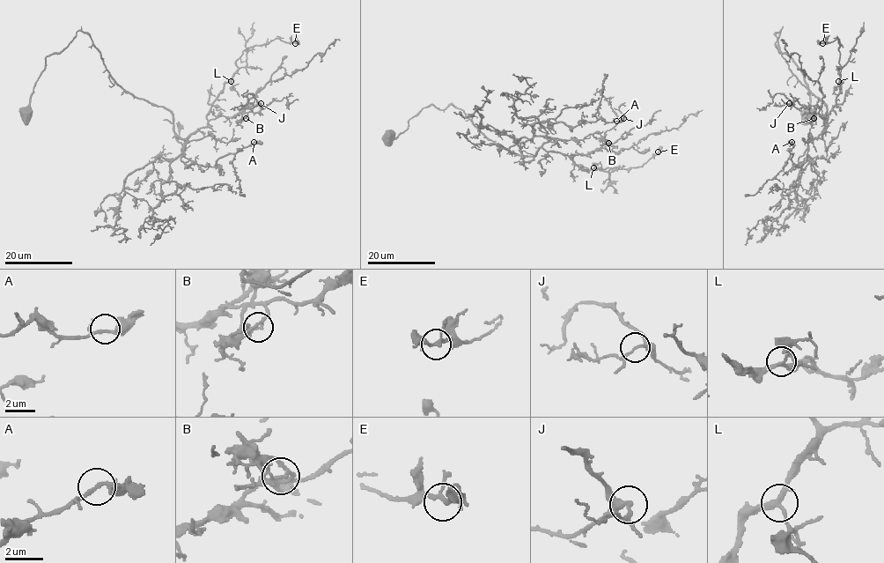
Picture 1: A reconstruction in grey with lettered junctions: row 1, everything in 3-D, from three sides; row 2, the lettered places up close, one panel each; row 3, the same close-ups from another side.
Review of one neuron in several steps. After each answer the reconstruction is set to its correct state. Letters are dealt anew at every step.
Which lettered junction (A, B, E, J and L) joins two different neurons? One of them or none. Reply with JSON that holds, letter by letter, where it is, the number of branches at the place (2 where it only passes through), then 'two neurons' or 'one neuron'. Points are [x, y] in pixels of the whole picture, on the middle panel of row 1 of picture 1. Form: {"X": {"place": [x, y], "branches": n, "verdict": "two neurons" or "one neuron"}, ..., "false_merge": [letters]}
{"A": {"place": [616, 121], "branches": 3, "verdict": "one neuron"}, "B": {"place": [608, 143], "branches": 3, "verdict": "two neurons"}, "E": {"place": [658, 151], "branches": 3, "verdict": "one neuron"}, "J": {"place": [623, 118], "branches": 3, "verdict": "one neuron"}, "L": {"place": [593, 167], "branches": 3, "verdict": "one neuron"}, "false_merge": ["B"]}

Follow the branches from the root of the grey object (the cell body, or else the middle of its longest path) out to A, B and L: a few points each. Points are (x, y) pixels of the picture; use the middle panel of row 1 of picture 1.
A: (388, 136), (401, 133), (423, 108), (451, 104), (499, 146), (534, 156), (549, 139), (544, 127), (616, 121)
B: (388, 136), (401, 133), (423, 108), (451, 104), (519, 155), (540, 147), (588, 154), (607, 143)
L: (388, 136), (401, 133), (423, 108), (451, 104), (501, 147), (532, 156), (542, 147), (593, 167)

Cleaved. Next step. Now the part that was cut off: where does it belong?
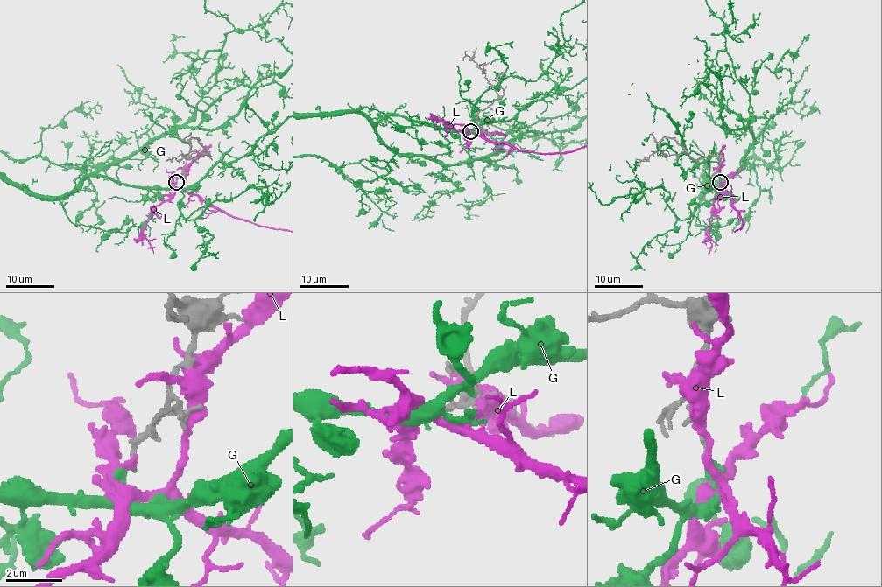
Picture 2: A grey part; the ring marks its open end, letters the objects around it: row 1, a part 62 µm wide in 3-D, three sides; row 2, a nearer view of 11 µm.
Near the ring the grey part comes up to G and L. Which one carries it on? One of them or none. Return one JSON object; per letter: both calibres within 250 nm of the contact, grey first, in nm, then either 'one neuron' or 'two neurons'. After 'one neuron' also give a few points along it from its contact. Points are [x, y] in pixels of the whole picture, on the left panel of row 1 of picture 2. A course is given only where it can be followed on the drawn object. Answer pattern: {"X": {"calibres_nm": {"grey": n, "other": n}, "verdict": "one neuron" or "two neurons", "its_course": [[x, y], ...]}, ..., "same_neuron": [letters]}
{"G": {"calibres_nm": {"grey": 150, "other": 220}, "verdict": "one neuron"}, "L": {"calibres_nm": {"grey": 150, "other": 240}, "verdict": "two neurons"}, "same_neuron": ["G"]}

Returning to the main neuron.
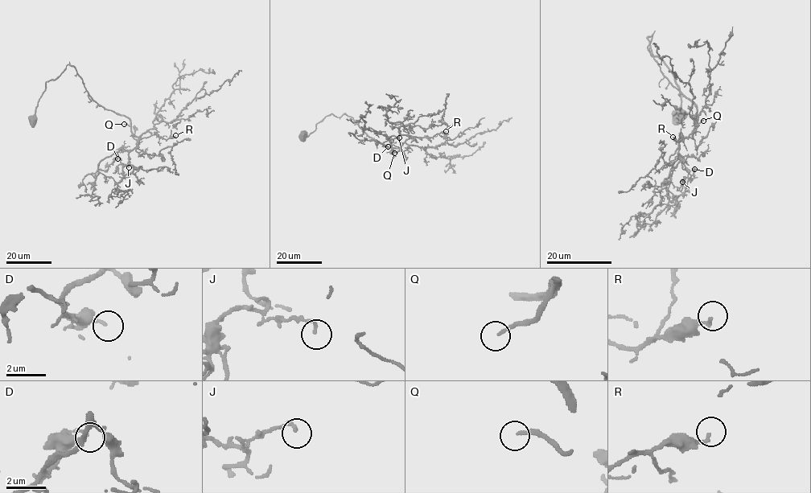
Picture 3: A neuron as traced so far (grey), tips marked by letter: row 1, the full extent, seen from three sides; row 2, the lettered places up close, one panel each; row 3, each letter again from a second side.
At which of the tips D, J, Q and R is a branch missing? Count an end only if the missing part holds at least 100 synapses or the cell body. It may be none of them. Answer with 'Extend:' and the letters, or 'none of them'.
Extend: Q

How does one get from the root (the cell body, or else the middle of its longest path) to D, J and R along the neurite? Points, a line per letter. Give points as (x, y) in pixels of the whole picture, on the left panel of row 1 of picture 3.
D: (32, 121), (45, 83), (72, 65), (88, 94), (126, 117), (140, 137), (117, 158)
J: (32, 121), (45, 83), (72, 65), (88, 94), (126, 117), (140, 137), (133, 149), (117, 153), (129, 167)
R: (32, 121), (45, 83), (70, 64), (98, 104), (129, 120), (134, 135), (175, 135)

